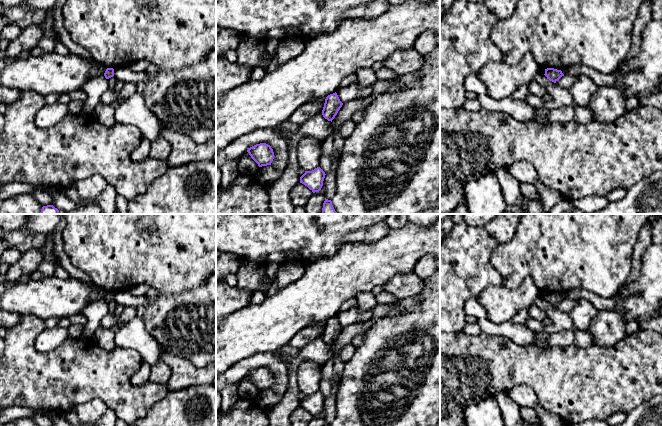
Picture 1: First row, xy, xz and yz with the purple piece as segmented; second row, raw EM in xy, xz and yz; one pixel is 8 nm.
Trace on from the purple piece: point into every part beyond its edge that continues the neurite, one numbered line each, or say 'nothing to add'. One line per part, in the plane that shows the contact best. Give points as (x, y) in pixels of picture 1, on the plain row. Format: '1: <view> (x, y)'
nothing to add

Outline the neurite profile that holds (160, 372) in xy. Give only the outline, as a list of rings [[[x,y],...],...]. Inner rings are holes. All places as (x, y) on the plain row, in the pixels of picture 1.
[[[158,362],[151,366],[150,381],[154,383],[167,384],[171,376],[170,367],[163,363]]]

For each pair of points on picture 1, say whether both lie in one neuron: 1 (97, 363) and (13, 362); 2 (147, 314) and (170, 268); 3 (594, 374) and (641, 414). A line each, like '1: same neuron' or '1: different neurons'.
1: same neuron
2: different neurons
3: different neurons

